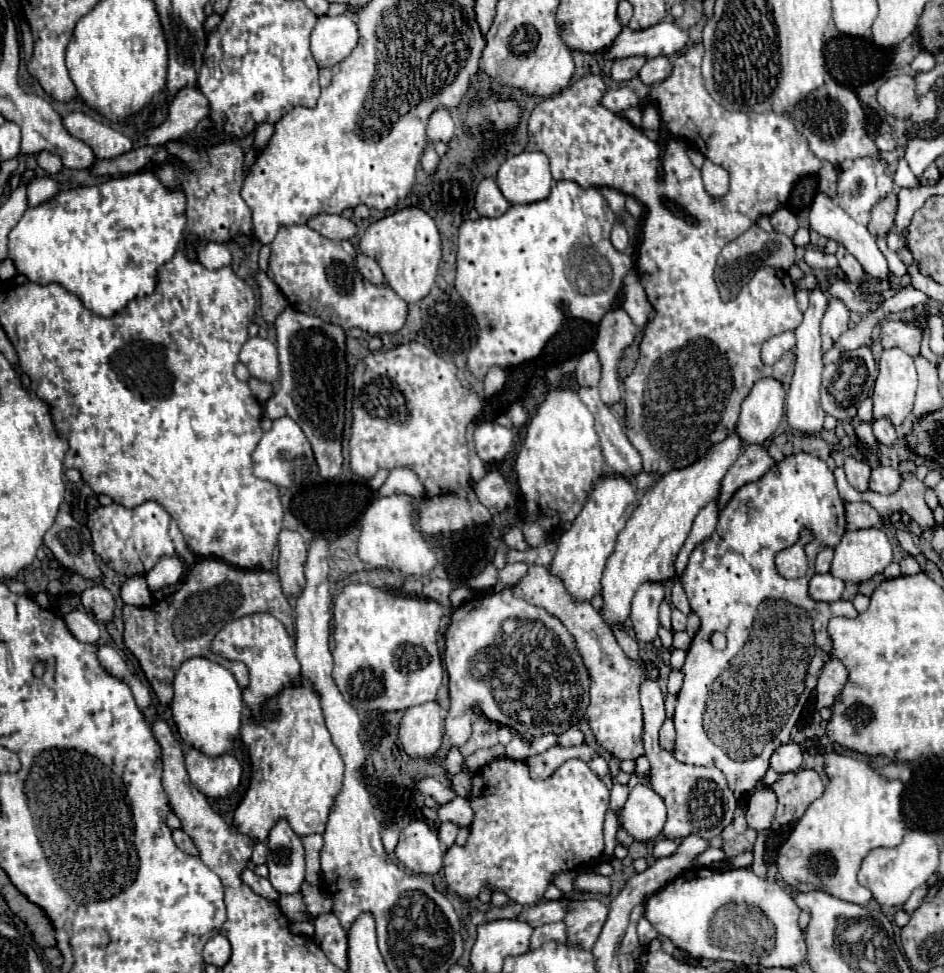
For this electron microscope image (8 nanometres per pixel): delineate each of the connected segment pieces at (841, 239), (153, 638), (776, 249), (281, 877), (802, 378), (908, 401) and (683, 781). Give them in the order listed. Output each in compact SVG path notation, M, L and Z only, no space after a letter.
M817 192L813 204L811 204L811 214L809 214L809 222L811 222L811 230L815 230L817 234L825 236L825 238L833 238L835 242L843 244L847 248L847 252L851 252L859 264L863 266L863 270L869 274L869 276L875 276L875 278L887 278L889 274L889 266L887 266L887 260L885 256L879 252L879 248L875 246L875 240L873 236L869 234L869 230L863 226L863 224L857 224L851 216L847 216L835 202L833 198L829 198L827 194L823 192Z
M213 558L199 560L187 572L187 578L183 580L181 588L173 592L167 602L169 604L155 606L149 610L127 610L127 606L123 606L121 612L123 642L127 650L139 660L141 670L145 672L151 688L155 690L163 706L167 706L173 698L171 686L177 668L183 664L183 660L191 656L205 656L213 662L219 662L221 666L233 672L243 690L249 686L247 666L243 666L241 662L225 660L219 654L211 652L211 640L225 624L257 612L273 614L285 626L291 626L293 622L293 612L285 594L281 592L275 570L241 570L223 560Z
M753 224L745 234L741 234L737 240L729 242L721 250L721 256L719 256L717 268L715 268L715 280L717 280L717 288L719 288L719 294L721 294L721 300L725 300L725 302L733 300L739 294L739 288L745 286L751 280L755 270L759 270L763 266L787 270L793 262L795 262L795 246L785 234L765 232L763 228Z
M285 818L277 820L267 838L267 868L273 888L281 894L299 892L305 880L305 850Z
M811 290L809 296L809 308L805 310L805 318L799 324L799 328L795 330L797 336L797 348L795 348L795 372L793 372L793 380L789 386L789 396L787 396L787 422L793 430L801 432L801 434L815 434L823 430L823 420L825 420L825 412L821 408L819 402L819 386L821 386L821 372L823 372L823 362L821 362L821 336L819 336L819 324L821 318L825 314L827 308L827 296L819 290Z
M889 348L883 350L881 360L879 360L879 374L875 380L875 390L873 390L873 412L875 418L889 418L895 426L899 426L911 412L913 412L913 402L915 402L915 390L917 390L917 372L913 358L903 352L901 348Z
M645 680L641 684L641 706L643 706L643 744L645 756L651 762L651 788L665 800L667 806L667 822L665 822L665 838L687 838L691 834L699 834L701 838L715 838L723 832L725 826L733 822L733 812L737 808L737 800L733 792L727 788L725 776L717 768L691 766L677 762L671 752L665 752L659 744L659 728L665 720L665 694L655 680Z

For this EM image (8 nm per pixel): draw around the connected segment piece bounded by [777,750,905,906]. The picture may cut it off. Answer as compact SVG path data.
M827 752L823 772L827 774L825 792L819 800L815 800L805 816L797 822L793 834L789 840L779 848L777 854L777 866L783 876L783 880L793 886L799 892L809 890L823 890L835 898L855 902L865 906L873 896L867 888L863 888L857 882L857 872L861 868L863 858L877 846L897 846L905 834L905 822L901 816L901 794L903 794L903 782L893 778L881 776L881 772L873 766L871 760L859 760L849 754L839 752Z

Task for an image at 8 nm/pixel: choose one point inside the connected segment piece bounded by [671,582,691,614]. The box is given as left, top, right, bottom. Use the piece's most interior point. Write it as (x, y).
(679, 600)

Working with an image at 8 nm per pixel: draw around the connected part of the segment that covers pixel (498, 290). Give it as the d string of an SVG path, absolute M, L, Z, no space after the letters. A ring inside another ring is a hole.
M559 180L553 184L551 194L545 200L533 204L513 204L499 218L465 220L459 226L455 290L467 302L479 324L479 340L477 346L471 348L467 360L475 378L483 380L493 364L509 368L521 364L523 360L537 358L565 320L579 318L597 324L603 314L613 308L621 282L633 268L633 258L615 250L609 240L613 224L615 214L597 188L583 190L575 182ZM591 218L595 218L603 228L603 240L593 244L593 250L587 234L587 220Z

